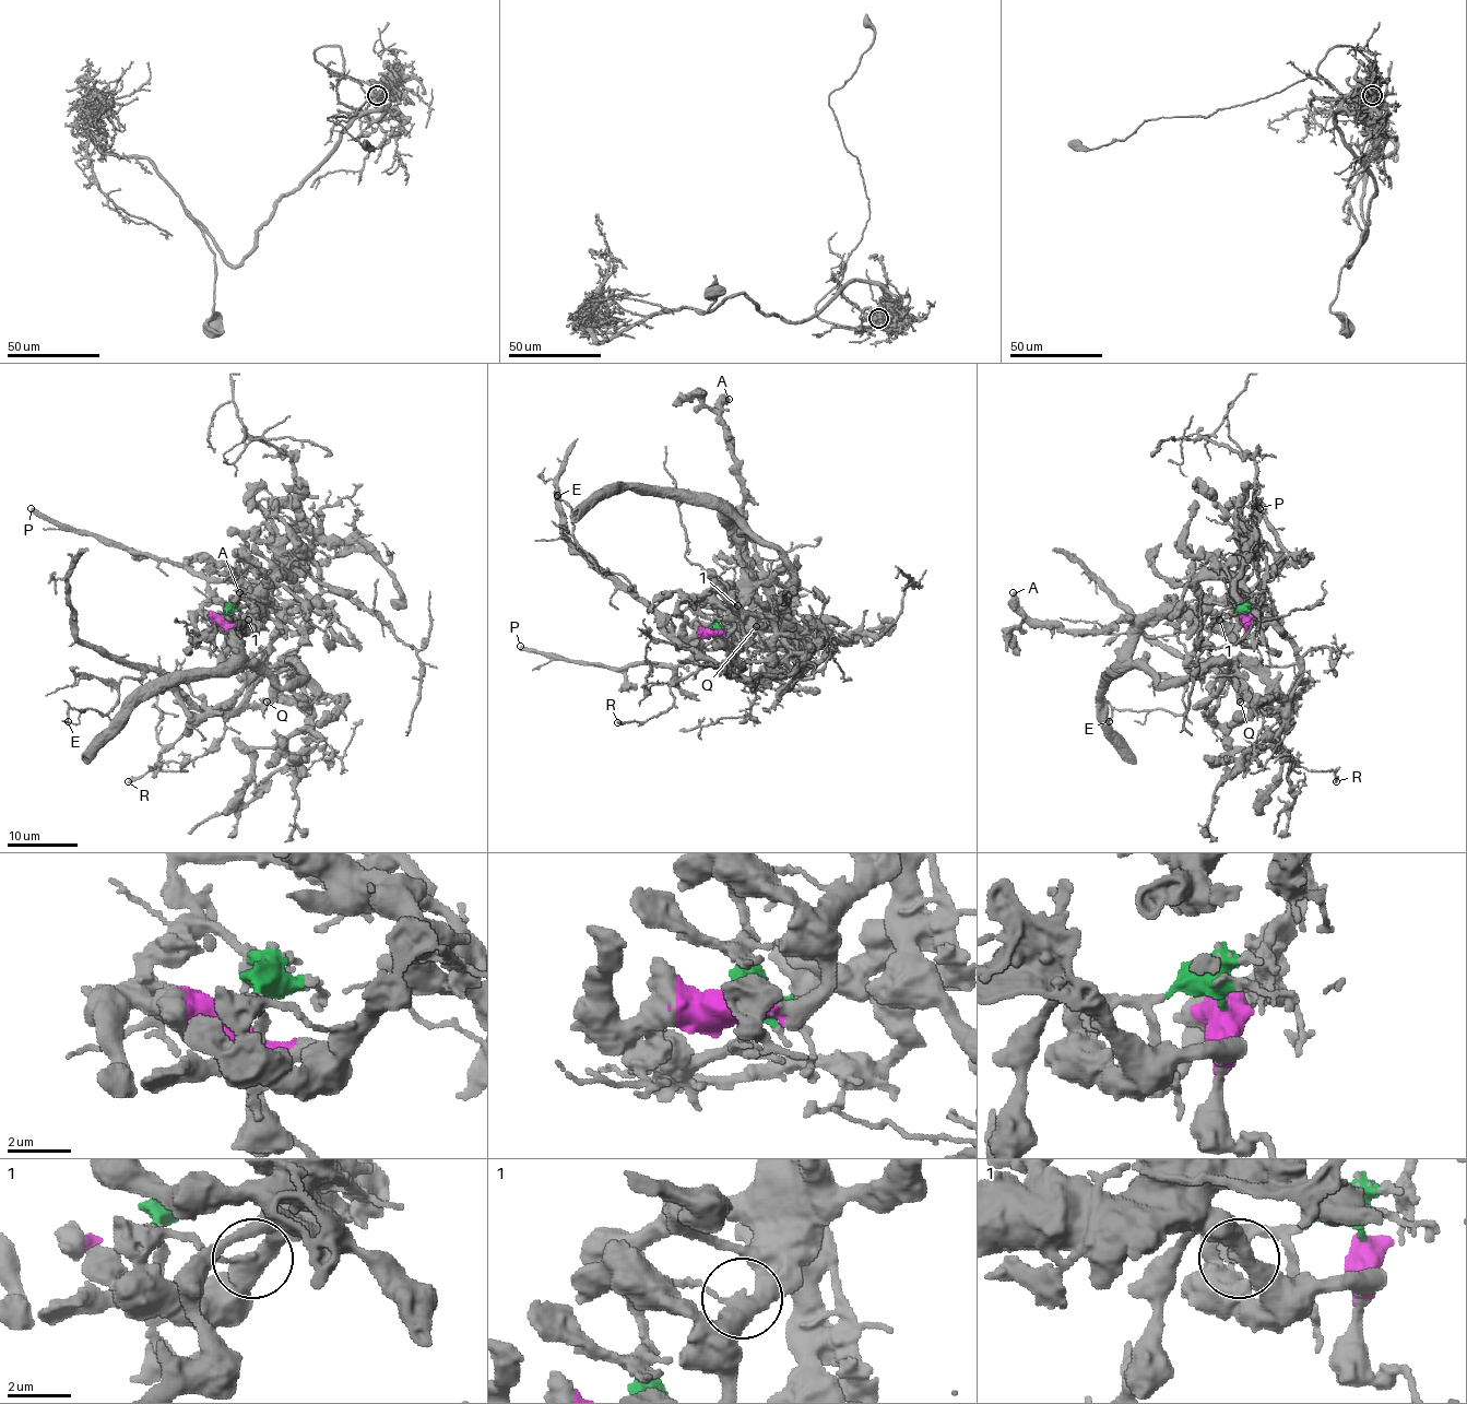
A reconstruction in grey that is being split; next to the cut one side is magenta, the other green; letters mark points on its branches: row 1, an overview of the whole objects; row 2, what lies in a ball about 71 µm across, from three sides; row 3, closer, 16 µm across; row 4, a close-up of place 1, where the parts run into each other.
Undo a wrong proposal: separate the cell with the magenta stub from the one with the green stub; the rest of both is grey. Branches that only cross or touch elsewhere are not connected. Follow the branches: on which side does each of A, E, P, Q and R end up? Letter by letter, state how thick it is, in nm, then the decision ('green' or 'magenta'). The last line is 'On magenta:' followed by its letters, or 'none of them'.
A: 500 nm thick; magenta
E: 200 nm thick; green
P: 400 nm thick; green
Q: 480 nm thick; magenta
R: 360 nm thick; green
On magenta: A, Q

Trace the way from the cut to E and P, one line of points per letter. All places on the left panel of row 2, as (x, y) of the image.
E: (224, 615), (210, 583), (312, 553), (319, 592), (233, 709), (148, 670), (105, 715), (68, 721)
P: (224, 615), (227, 609), (210, 586), (188, 569), (108, 546), (93, 535), (62, 530), (31, 507)

